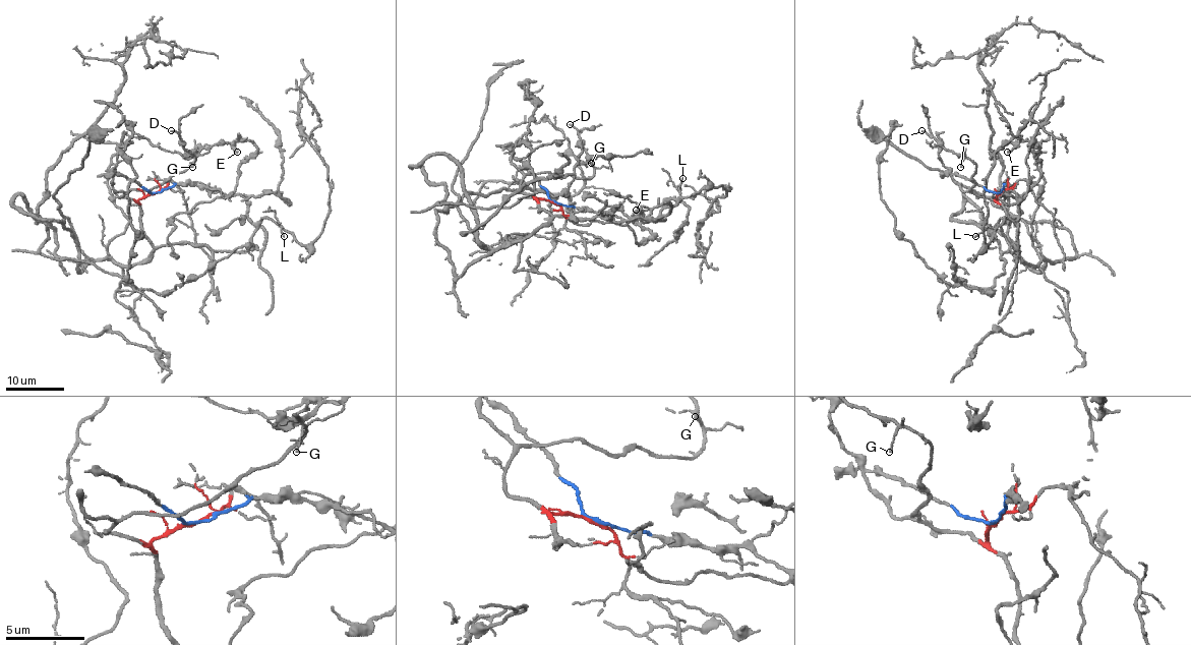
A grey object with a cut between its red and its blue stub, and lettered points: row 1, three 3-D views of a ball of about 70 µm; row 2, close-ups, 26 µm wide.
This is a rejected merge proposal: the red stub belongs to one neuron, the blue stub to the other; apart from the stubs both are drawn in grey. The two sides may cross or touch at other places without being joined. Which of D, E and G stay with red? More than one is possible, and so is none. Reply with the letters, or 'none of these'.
D, G

